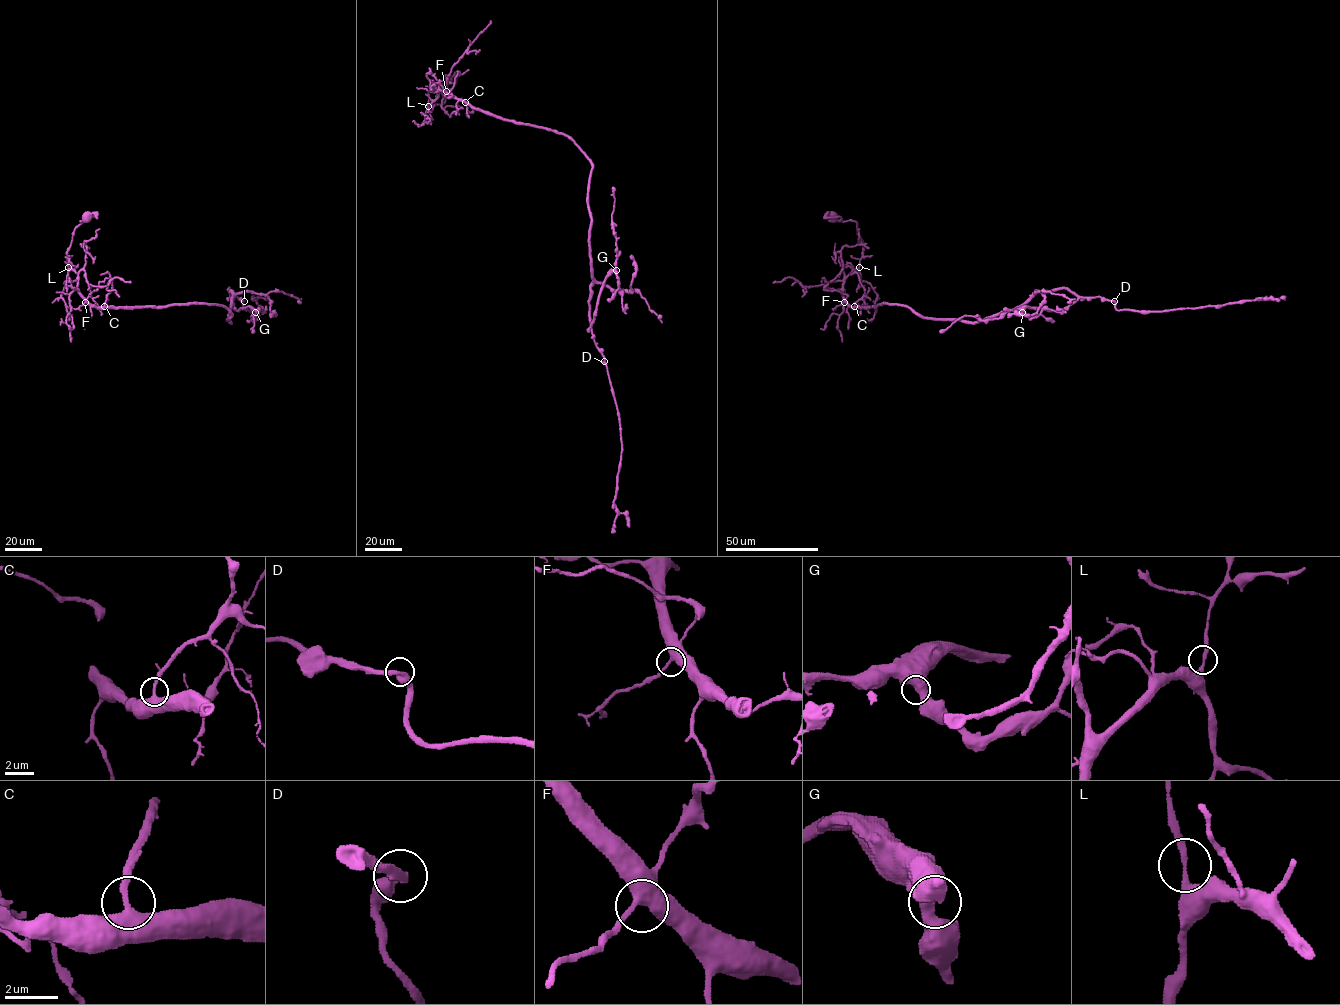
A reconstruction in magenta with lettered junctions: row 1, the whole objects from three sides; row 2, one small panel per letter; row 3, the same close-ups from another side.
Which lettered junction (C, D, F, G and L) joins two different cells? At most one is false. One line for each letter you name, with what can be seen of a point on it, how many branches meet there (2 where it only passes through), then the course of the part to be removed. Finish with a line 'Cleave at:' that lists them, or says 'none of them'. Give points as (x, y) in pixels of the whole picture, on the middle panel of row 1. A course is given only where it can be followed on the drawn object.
Cleave at: none of them

